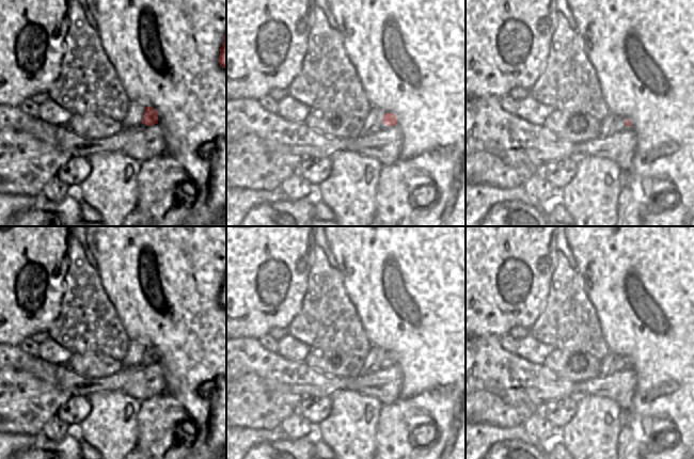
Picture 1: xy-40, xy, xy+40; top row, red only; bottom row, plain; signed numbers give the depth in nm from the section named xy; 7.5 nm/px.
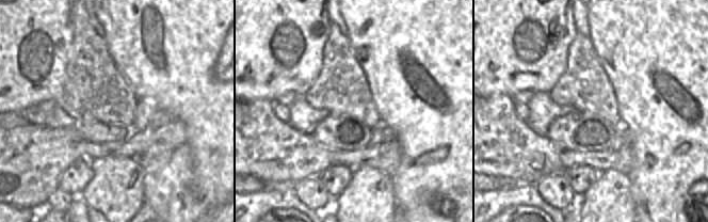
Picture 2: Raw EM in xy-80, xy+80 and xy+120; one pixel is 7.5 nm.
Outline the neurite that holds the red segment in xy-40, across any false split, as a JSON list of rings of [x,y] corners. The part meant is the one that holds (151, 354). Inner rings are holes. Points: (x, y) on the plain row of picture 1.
[[[145,346],[142,363],[147,365],[158,363],[158,351],[153,346]]]

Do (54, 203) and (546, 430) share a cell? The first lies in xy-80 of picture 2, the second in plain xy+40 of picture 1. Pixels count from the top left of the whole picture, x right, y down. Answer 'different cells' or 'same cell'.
same cell

